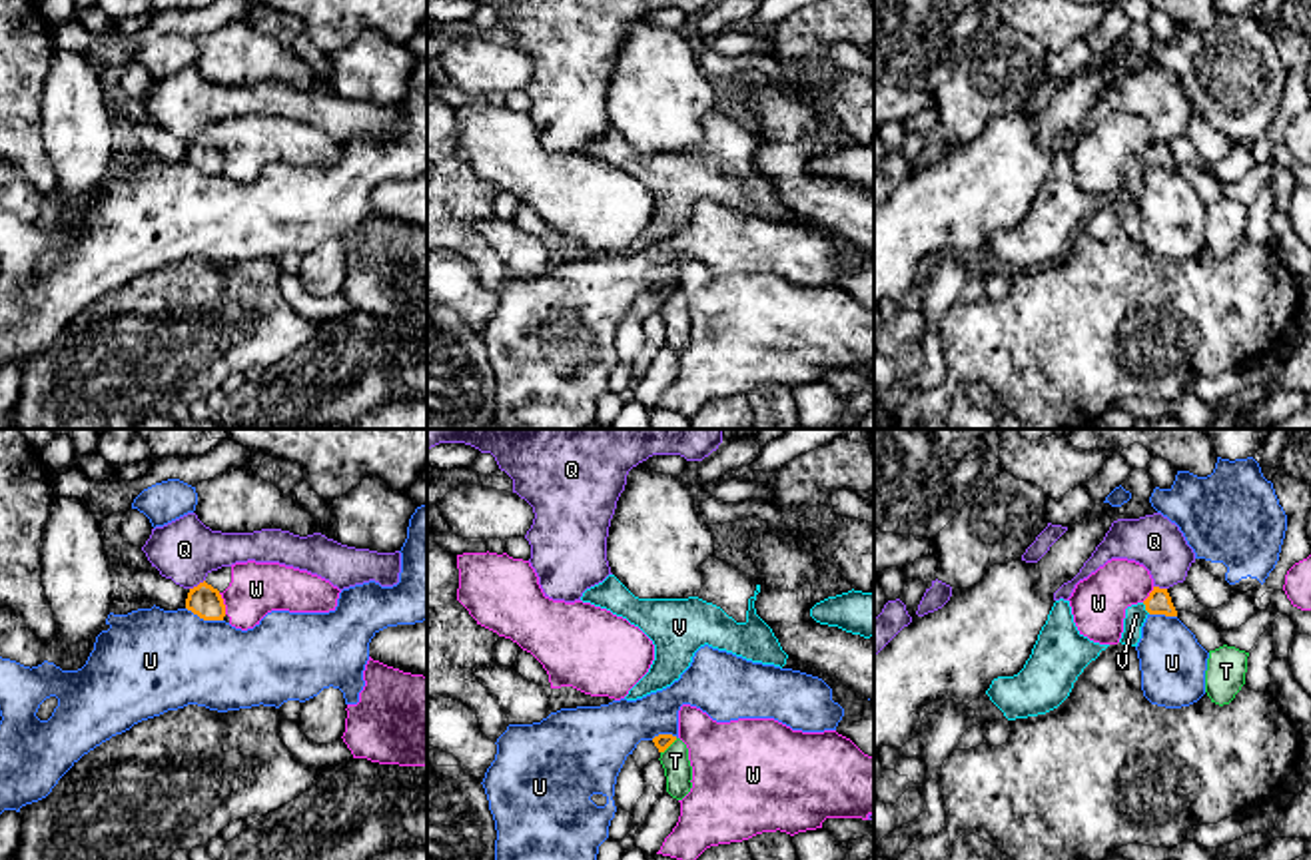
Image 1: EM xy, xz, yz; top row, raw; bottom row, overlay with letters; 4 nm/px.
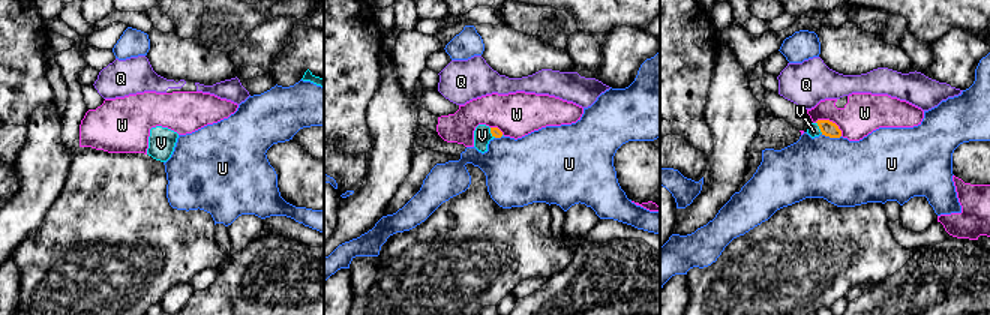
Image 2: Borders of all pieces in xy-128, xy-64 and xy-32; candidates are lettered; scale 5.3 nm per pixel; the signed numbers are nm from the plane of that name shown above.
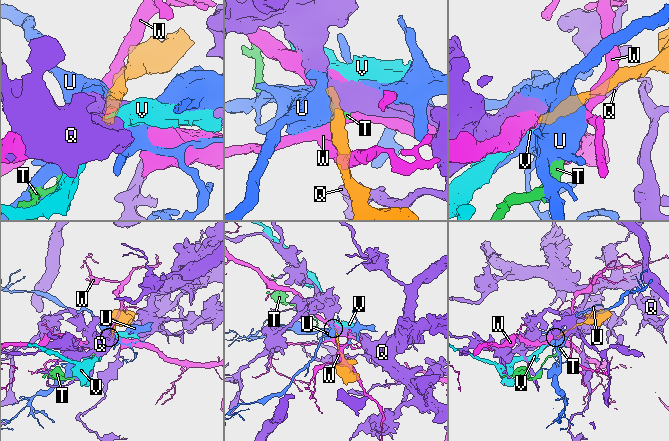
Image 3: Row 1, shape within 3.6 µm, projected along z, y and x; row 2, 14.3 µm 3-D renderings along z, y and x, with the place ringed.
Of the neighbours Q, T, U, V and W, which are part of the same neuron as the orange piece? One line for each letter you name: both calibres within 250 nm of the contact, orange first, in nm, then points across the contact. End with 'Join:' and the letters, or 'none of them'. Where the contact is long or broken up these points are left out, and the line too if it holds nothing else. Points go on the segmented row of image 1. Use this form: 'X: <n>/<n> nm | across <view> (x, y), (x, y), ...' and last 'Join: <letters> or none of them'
V: 100/90 nm | across yz (1158, 603), (1146, 609), (1136, 615)
Join: V

